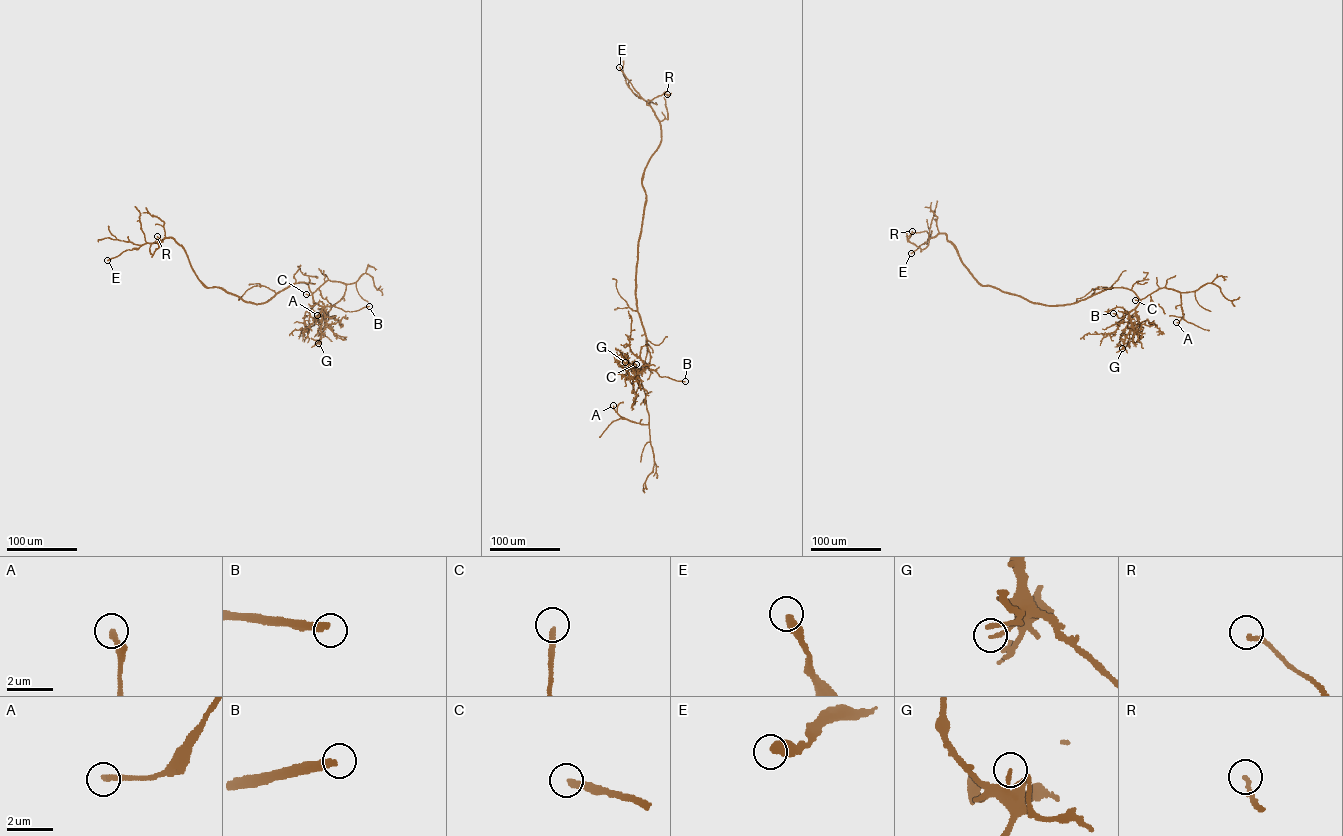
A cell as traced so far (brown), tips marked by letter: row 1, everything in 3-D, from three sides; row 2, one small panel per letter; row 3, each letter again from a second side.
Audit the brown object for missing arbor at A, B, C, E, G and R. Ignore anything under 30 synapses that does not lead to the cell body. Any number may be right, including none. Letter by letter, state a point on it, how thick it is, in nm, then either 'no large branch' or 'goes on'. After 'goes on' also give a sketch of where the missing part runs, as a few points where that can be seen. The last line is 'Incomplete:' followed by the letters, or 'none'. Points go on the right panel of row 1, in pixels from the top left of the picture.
A: (1176, 322) | 240 nm | no large branch
B: (1113, 313) | 320 nm | goes on | (1113, 313), (1111, 288)
C: (1135, 300) | 240 nm | goes on | (1135, 300), (1131, 301), (1133, 305), (1147, 310), (1141, 311)
E: (911, 253) | 460 nm | no large branch
G: (1122, 348) | 160 nm | no large branch
R: (912, 231) | 180 nm | no large branch
Incomplete: B, C

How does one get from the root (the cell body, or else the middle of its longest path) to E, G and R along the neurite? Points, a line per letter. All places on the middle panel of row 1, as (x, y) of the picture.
E: (636, 265), (646, 200), (642, 180), (661, 134), (654, 110), (619, 67)
G: (636, 265), (636, 305), (646, 337), (647, 354), (638, 372), (638, 369), (644, 369), (634, 371), (625, 362)
R: (636, 265), (646, 200), (642, 180), (662, 138), (658, 119), (646, 103), (659, 95), (669, 96), (667, 94)

